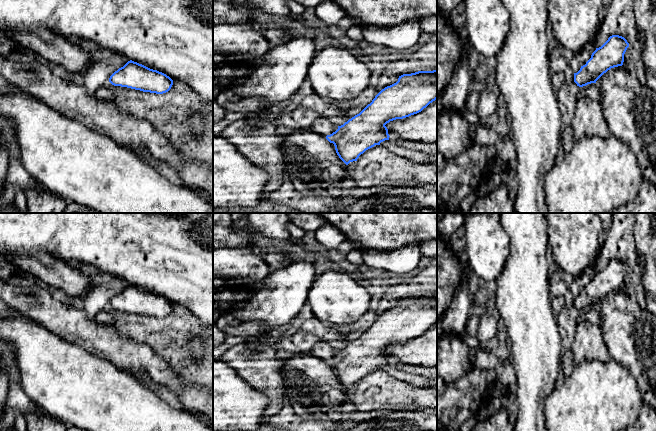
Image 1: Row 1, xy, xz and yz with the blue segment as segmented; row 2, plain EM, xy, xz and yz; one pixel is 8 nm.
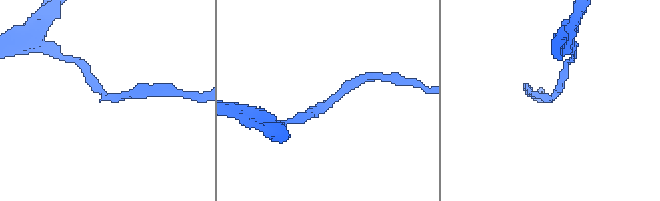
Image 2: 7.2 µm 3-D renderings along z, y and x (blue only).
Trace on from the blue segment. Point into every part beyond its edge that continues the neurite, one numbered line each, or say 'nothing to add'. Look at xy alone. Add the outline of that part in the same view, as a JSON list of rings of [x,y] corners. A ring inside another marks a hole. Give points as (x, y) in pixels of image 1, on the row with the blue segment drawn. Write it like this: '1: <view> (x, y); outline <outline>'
nothing to add

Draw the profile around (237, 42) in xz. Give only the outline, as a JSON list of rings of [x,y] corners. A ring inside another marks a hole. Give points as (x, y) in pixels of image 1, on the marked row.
[[[222,23],[213,26],[213,52],[220,53],[229,62],[253,61],[269,49],[260,23]]]

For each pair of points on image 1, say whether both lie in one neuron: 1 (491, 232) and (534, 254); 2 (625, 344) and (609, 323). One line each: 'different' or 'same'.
1: different
2: same

